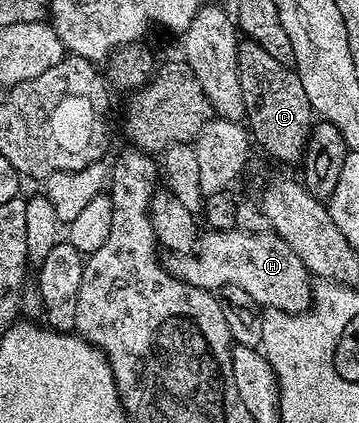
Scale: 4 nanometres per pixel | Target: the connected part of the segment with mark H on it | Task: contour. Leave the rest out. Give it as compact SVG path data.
M239 228L230 229L228 232L208 230L195 242L194 250L187 254L172 254L166 260L167 271L185 280L190 286L198 286L209 290L221 290L228 284L241 287L252 299L253 305L264 310L277 312L297 313L311 309L313 305L313 277L308 267L294 254L292 247L275 232L241 232Z

